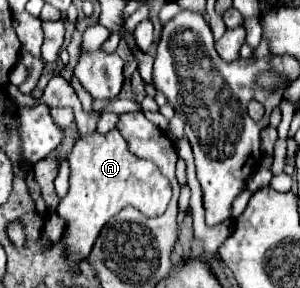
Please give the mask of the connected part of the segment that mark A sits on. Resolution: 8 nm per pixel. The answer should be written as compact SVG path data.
M116 128L108 134L94 132L90 136L78 138L68 156L68 164L70 190L66 198L60 200L56 212L68 222L66 236L62 238L62 242L68 246L72 262L88 258L90 248L98 238L102 226L122 208L132 204L146 216L160 216L170 202L172 188L166 176L154 162L130 154L126 140Z

